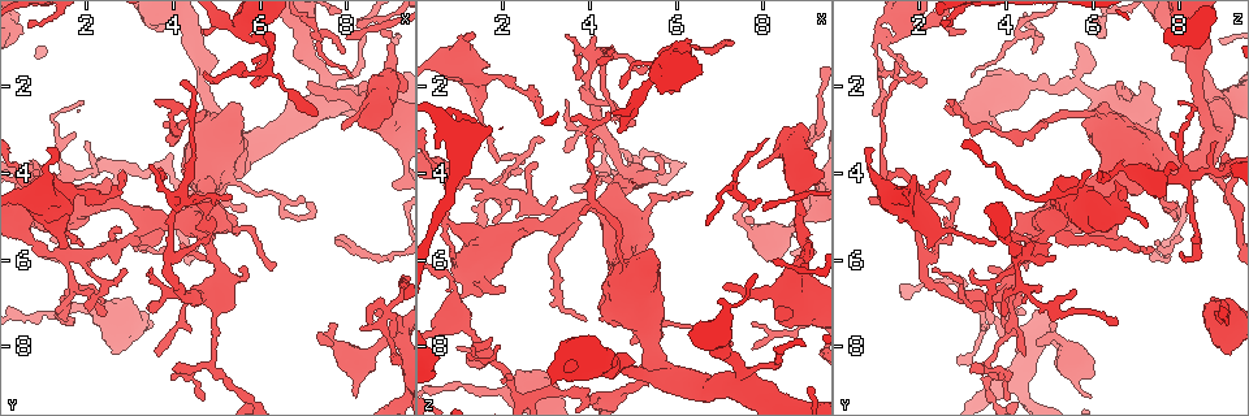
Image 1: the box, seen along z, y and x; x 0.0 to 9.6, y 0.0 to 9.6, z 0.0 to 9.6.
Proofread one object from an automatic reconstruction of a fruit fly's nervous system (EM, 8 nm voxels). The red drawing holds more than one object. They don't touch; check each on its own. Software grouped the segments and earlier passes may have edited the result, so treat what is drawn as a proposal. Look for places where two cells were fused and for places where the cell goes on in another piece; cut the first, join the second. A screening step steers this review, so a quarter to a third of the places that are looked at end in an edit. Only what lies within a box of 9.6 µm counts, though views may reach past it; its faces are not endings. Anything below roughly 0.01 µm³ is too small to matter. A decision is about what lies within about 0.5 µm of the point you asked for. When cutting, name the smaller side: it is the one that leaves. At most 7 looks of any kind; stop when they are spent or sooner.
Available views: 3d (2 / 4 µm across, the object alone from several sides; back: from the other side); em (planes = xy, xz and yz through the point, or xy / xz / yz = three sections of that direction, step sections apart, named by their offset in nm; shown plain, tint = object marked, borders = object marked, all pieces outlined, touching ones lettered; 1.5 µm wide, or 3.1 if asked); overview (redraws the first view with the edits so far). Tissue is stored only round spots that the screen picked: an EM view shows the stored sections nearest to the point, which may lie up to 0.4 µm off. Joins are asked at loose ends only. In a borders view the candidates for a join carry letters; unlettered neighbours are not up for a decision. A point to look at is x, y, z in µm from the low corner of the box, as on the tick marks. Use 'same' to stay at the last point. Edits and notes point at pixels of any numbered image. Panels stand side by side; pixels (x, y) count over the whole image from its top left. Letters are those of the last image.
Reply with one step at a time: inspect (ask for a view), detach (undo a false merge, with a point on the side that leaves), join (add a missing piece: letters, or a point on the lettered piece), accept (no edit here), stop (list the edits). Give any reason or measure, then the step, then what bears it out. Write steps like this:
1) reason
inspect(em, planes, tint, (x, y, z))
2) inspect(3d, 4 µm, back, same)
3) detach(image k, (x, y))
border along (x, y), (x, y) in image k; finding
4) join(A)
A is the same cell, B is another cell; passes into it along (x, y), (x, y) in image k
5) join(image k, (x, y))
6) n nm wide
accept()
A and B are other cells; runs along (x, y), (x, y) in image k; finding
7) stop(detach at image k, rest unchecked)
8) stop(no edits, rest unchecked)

thick turns thin
inspect(em, planes, borders, (4.80, 2.60, 6.05))

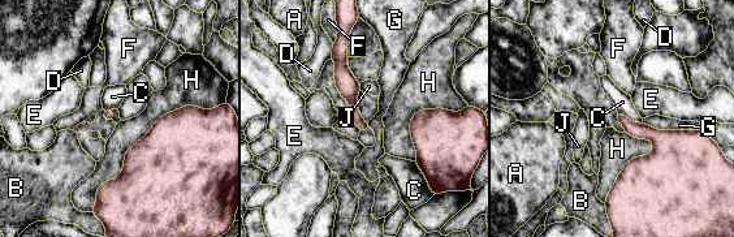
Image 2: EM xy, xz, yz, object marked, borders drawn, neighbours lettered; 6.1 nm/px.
accept()
A, B, C, D, E, F, G, H and J are other cells; runs along (691, 133), (652, 171), (611, 197) in image 2; continuous, no second cell

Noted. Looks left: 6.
an open end
inspect(em, planes, borders, (4.95, 4.80, 7.90))

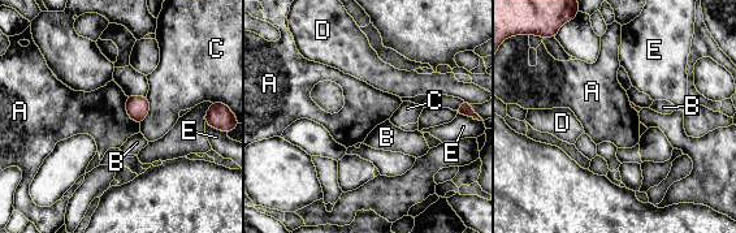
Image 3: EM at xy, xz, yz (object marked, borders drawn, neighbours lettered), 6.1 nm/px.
accept()
A, B, C, D and E are other cells; border along (126, 96), (126, 113), (139, 124) in image 3; no lettered piece goes on from it

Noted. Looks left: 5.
free end
inspect(3d, 2 µm, (7.95, 3.00, 3.85))

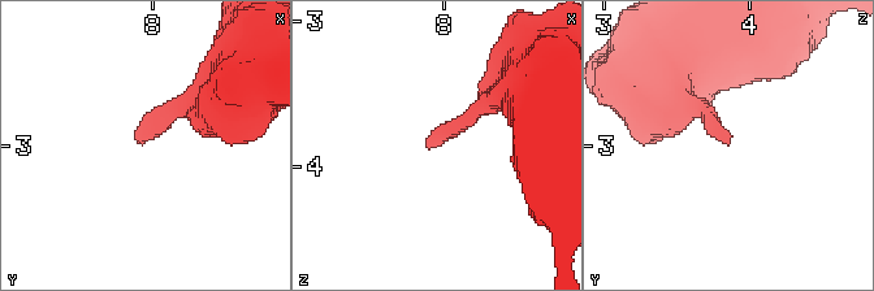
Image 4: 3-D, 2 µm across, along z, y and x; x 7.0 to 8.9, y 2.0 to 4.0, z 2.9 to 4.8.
shape alone is not enough
inspect(em, planes, borders, (7.88, 2.94, 3.86))

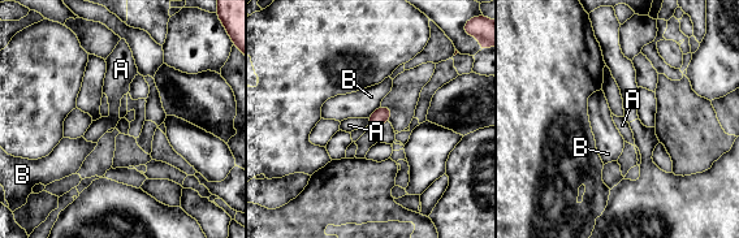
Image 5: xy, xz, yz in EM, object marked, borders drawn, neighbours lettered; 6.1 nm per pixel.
accept()
A and B are other cells; border along (367, 118), (370, 124) in image 5; none of them fits

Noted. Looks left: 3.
stop(no edits, rest unchecked)

